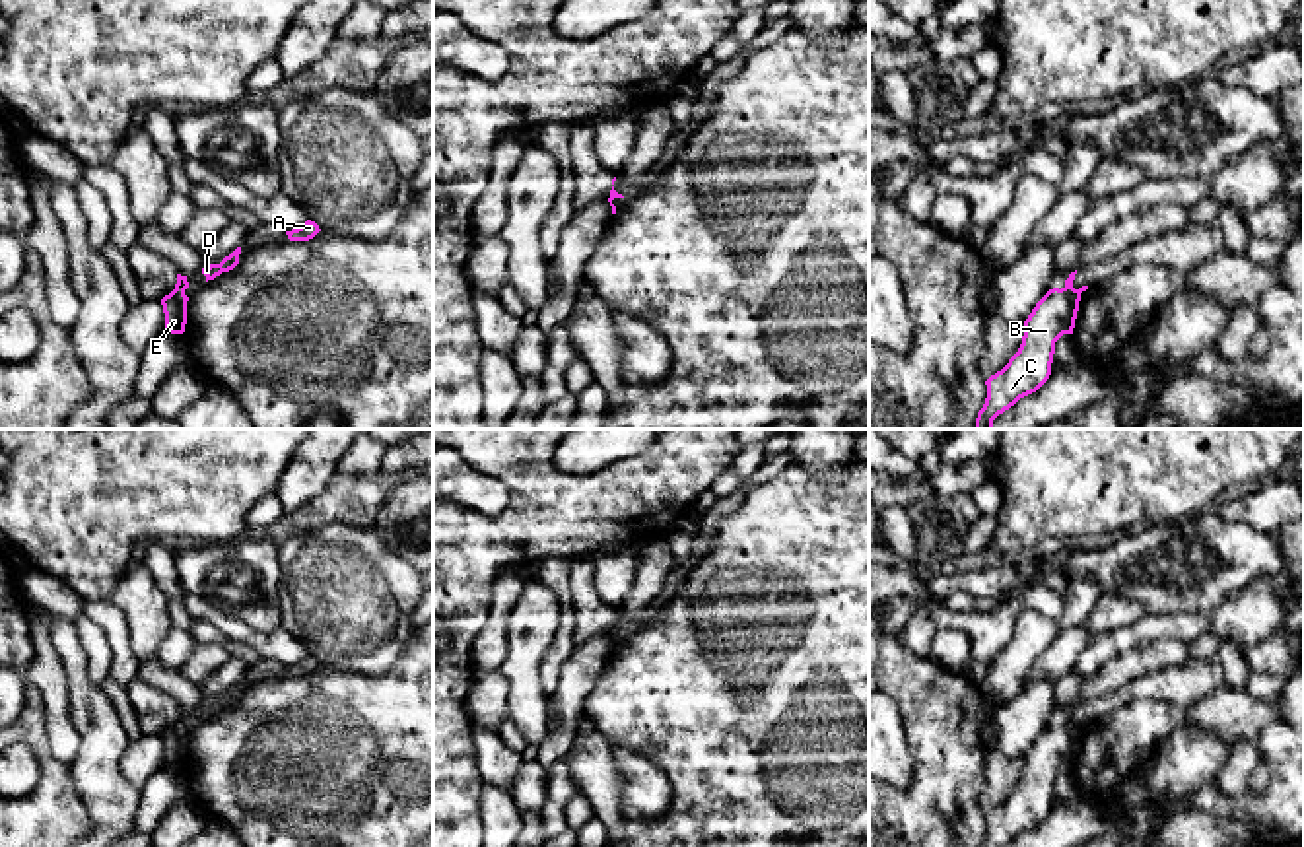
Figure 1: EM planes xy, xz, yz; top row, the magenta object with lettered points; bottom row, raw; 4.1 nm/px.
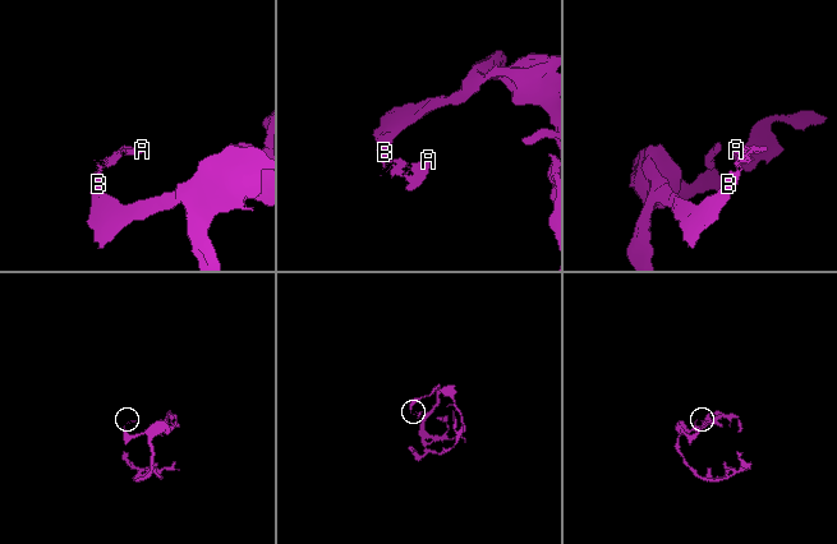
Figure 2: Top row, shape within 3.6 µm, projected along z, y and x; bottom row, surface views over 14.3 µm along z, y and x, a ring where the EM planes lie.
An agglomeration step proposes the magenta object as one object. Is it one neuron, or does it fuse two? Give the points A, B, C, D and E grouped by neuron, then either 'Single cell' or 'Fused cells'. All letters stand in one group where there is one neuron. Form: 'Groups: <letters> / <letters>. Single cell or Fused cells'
Groups: A D / B C E. Fused cells

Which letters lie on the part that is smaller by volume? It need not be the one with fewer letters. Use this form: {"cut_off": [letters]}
{"cut_off": ["A", "D"]}

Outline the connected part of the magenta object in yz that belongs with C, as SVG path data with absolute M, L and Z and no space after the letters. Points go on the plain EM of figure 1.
M1069 723L1049 725L1024 756L1024 771L1009 798L991 810L979 847L1005 847L1036 828L1051 810L1055 777L1073 769L1081 728Z

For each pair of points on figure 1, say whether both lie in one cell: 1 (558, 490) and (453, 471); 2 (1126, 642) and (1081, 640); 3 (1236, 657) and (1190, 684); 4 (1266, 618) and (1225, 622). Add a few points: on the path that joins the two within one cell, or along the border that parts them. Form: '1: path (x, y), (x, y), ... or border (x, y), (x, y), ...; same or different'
1: border (461, 459), (500, 478), (510, 488); different
2: border (1093, 636), (1069, 671); different
3: border (1217, 661), (1225, 682); different
4: path (1256, 618), (1235, 620); same

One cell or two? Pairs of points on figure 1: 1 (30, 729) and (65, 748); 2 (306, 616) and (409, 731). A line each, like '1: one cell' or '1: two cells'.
1: two cells
2: two cells

